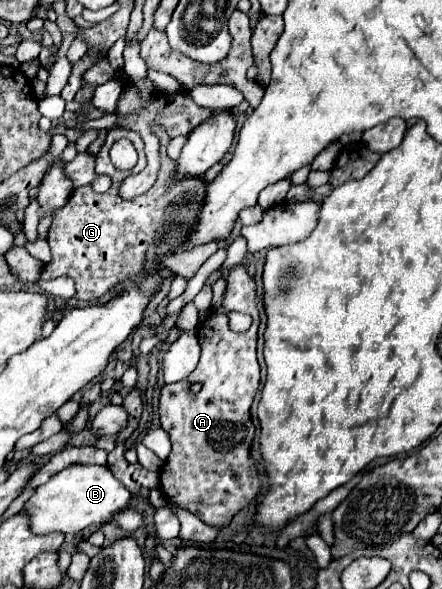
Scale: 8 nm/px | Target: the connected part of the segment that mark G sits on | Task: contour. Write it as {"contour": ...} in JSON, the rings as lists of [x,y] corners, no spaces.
{"contour":[[[153,122],[152,127],[160,140],[161,156],[161,168],[155,184],[143,196],[133,200],[123,200],[117,194],[121,180],[129,176],[131,170],[125,172],[117,170],[109,160],[109,150],[117,140],[127,138],[139,152],[141,156],[139,166],[143,166],[143,140],[131,130],[110,129],[107,142],[97,156],[97,174],[107,174],[113,180],[113,184],[103,194],[97,194],[91,188],[77,188],[71,194],[67,206],[53,216],[47,236],[53,260],[43,268],[41,280],[71,276],[77,288],[75,298],[91,302],[101,298],[107,290],[111,290],[119,282],[153,270],[159,264],[157,256],[173,254],[175,250],[181,248],[183,240],[195,226],[207,184],[201,178],[183,180],[183,184],[171,184],[171,172],[175,170],[175,160],[169,160],[165,152],[169,144],[169,136],[159,123]]]}

